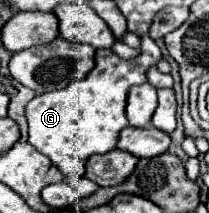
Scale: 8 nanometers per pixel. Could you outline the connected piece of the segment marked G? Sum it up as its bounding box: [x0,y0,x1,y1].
[27,34,161,179]

